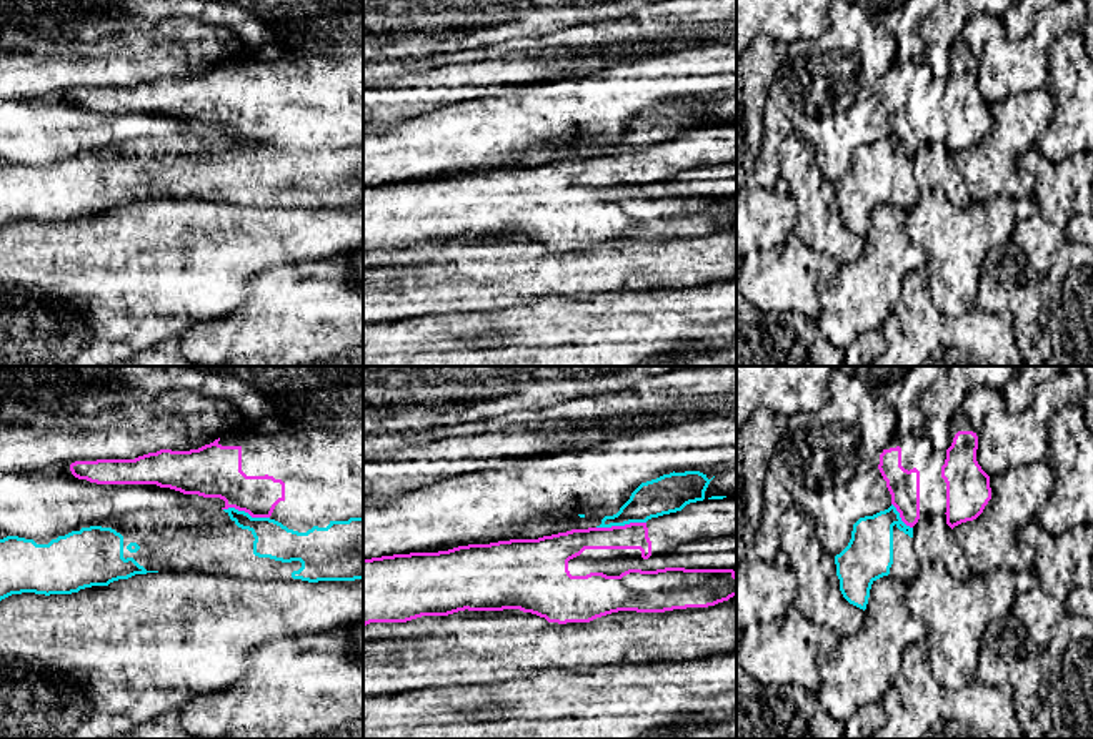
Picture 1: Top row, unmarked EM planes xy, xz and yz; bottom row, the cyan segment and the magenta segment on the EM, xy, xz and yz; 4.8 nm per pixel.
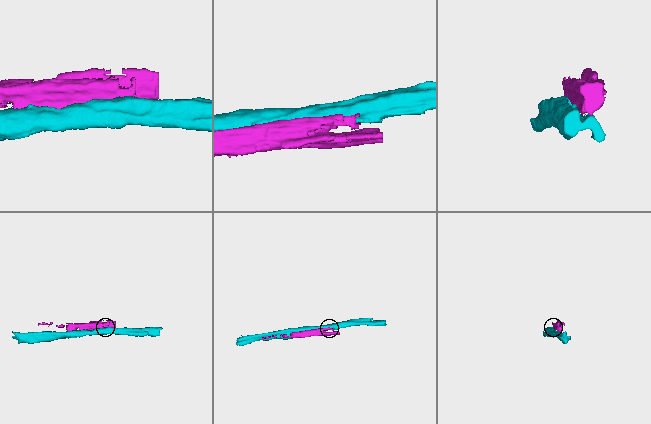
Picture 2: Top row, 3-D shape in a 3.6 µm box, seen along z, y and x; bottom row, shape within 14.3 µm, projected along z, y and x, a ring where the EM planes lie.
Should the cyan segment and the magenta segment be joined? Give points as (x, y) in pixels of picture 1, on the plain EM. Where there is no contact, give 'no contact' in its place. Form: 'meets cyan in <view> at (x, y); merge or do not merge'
meets cyan in xz at (620, 152); do not merge

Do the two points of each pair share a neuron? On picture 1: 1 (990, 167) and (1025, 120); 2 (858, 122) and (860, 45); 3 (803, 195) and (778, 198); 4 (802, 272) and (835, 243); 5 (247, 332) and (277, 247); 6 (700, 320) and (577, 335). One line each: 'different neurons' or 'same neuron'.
1: same neuron
2: same neuron
3: different neurons
4: different neurons
5: different neurons
6: same neuron

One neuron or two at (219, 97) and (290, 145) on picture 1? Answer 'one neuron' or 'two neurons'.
one neuron

